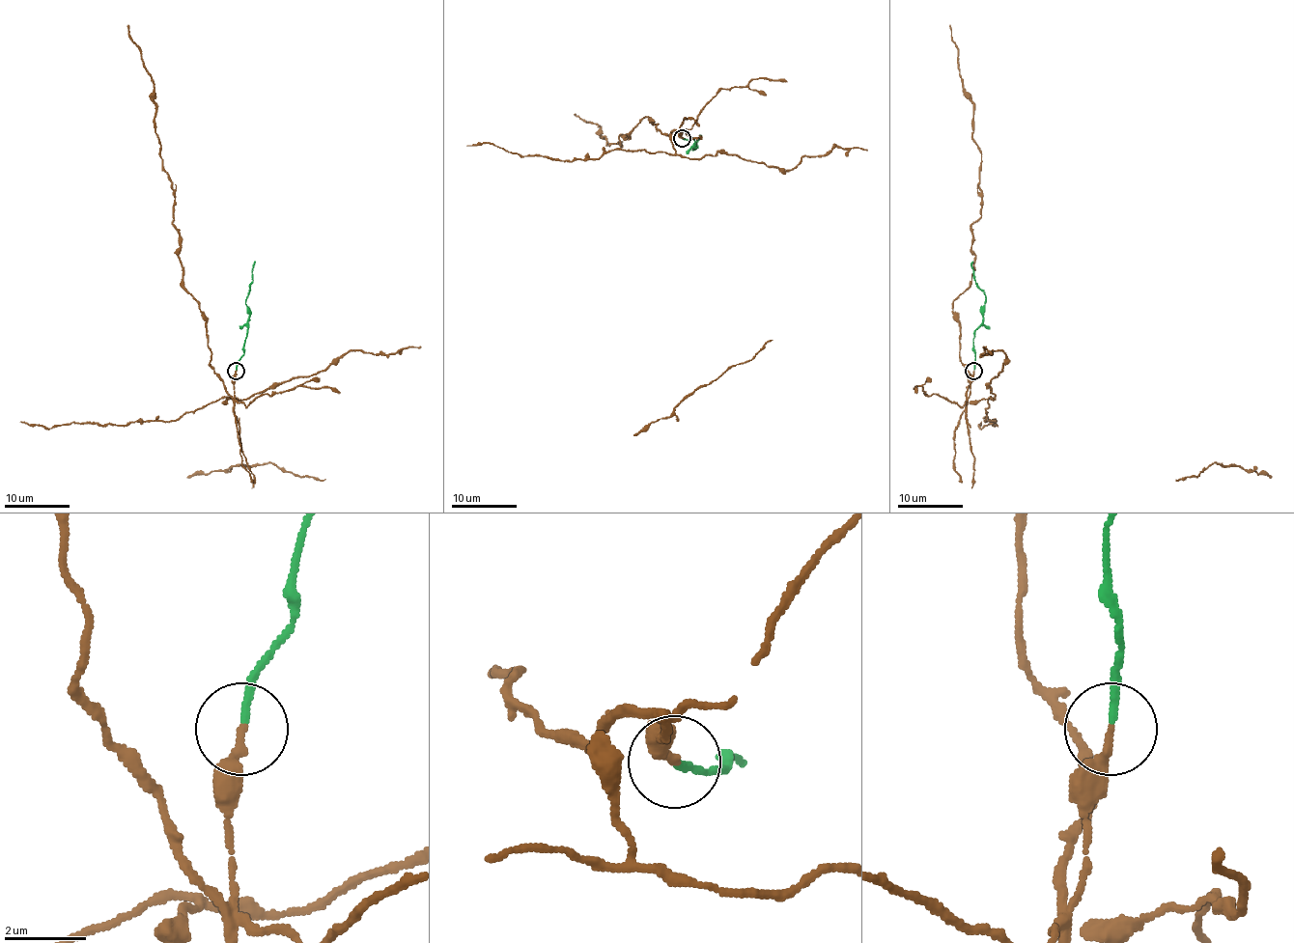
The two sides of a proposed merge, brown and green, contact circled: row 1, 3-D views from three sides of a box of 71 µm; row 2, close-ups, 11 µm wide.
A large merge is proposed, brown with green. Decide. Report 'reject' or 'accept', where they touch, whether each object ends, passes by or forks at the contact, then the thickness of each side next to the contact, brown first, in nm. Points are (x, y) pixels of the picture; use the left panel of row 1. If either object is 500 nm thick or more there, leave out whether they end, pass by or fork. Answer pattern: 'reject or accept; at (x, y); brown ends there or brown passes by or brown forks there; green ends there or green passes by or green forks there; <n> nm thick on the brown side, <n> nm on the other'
reject; at (236, 371); brown ends there; green ends there; 220 nm thick on the brown side, 180 nm on the other

